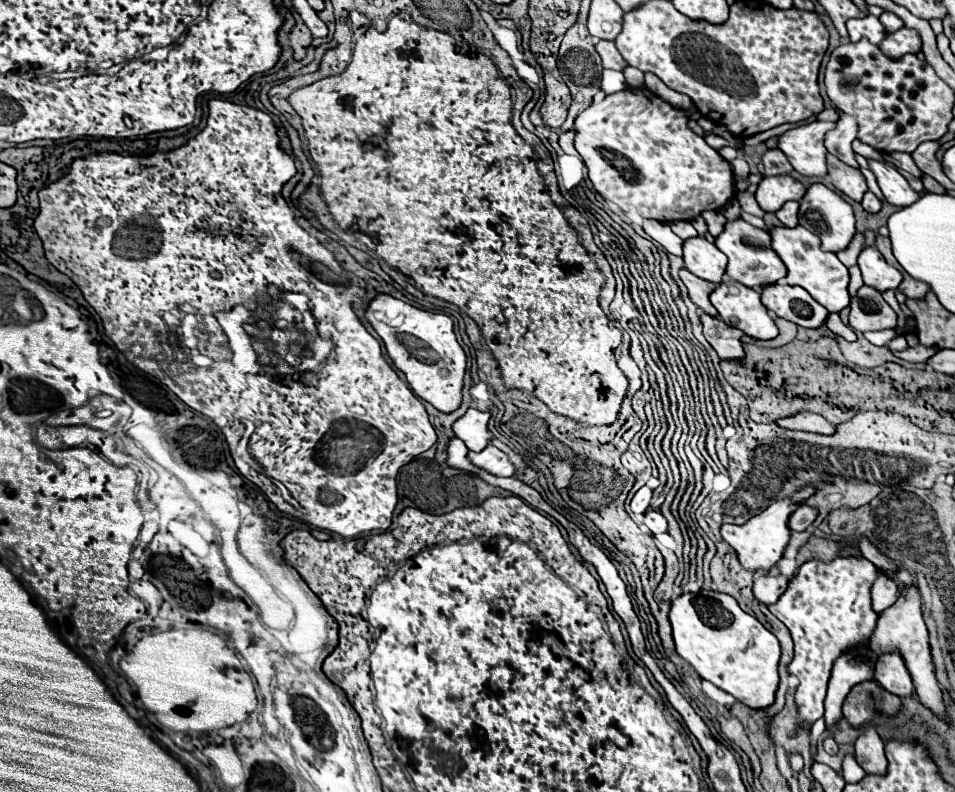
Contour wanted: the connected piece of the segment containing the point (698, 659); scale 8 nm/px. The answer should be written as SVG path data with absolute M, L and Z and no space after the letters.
M709 591L707 595L679 595L671 603L669 619L675 651L693 665L705 681L731 693L751 709L765 709L775 701L775 691L779 687L779 641L753 615L745 613L731 595L715 591Z

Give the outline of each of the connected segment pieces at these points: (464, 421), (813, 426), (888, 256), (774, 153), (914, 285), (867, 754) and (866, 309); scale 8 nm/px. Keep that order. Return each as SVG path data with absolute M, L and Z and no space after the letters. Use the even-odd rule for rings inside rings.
M469 409L455 425L453 425L453 431L455 431L455 437L459 437L469 451L483 451L493 435L489 433L487 429L487 421L489 421L491 413L483 413L483 411L477 411L477 409Z
M803 411L785 419L777 421L779 427L785 429L799 429L799 431L811 431L811 433L819 433L819 435L833 435L835 433L835 425L831 425L823 415L811 413L811 411Z
M877 233L877 237L875 237L875 247L879 249L879 253L885 257L885 261L887 261L889 265L893 265L895 269L899 269L899 263L897 263L897 259L895 259L893 253L891 253L891 241L889 241L889 237L883 237L883 235Z
M779 149L767 151L763 155L763 165L765 165L765 175L781 175L781 173L791 173L793 171L787 157Z
M903 273L903 277L905 277L905 279L901 281L899 291L905 293L909 299L921 299L921 297L929 291L927 283L923 283L923 281L919 281L919 279L913 279L911 275L905 275L905 273Z
M873 729L873 733L861 733L857 737L857 741L855 741L855 757L857 757L859 765L867 773L883 775L887 771L887 759L885 759L885 751L883 751L883 741L877 735L875 729Z
M863 285L855 297L851 297L849 325L855 331L881 331L897 325L895 311L885 303L879 291Z

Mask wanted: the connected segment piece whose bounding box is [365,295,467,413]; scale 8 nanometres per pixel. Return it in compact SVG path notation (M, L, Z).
M377 295L367 309L367 319L383 339L389 357L405 373L413 393L435 409L451 413L461 405L461 389L467 357L453 333L453 321L447 315L421 311L389 295Z

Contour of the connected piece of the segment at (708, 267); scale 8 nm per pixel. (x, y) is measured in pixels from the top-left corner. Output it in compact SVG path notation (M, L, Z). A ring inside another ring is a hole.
M705 237L687 239L683 245L685 269L693 275L719 285L727 267L727 257Z

